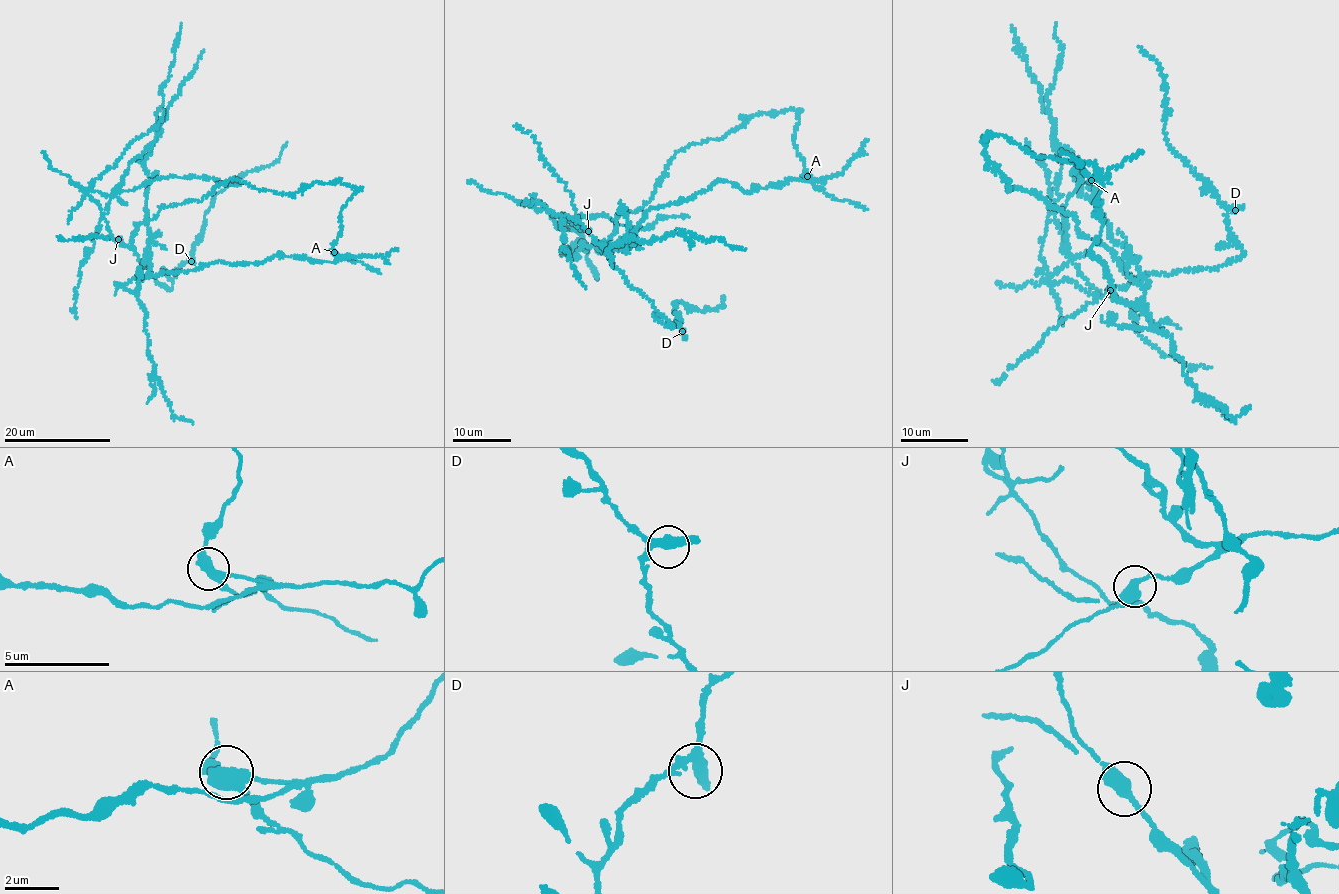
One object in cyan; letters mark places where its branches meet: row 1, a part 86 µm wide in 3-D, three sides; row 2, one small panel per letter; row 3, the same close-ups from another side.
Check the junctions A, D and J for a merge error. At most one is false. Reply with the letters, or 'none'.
A

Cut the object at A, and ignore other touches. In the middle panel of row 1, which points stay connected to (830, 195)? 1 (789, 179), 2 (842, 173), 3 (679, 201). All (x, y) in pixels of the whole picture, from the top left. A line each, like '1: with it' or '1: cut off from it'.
1: cut off from it
2: cut off from it
3: cut off from it

